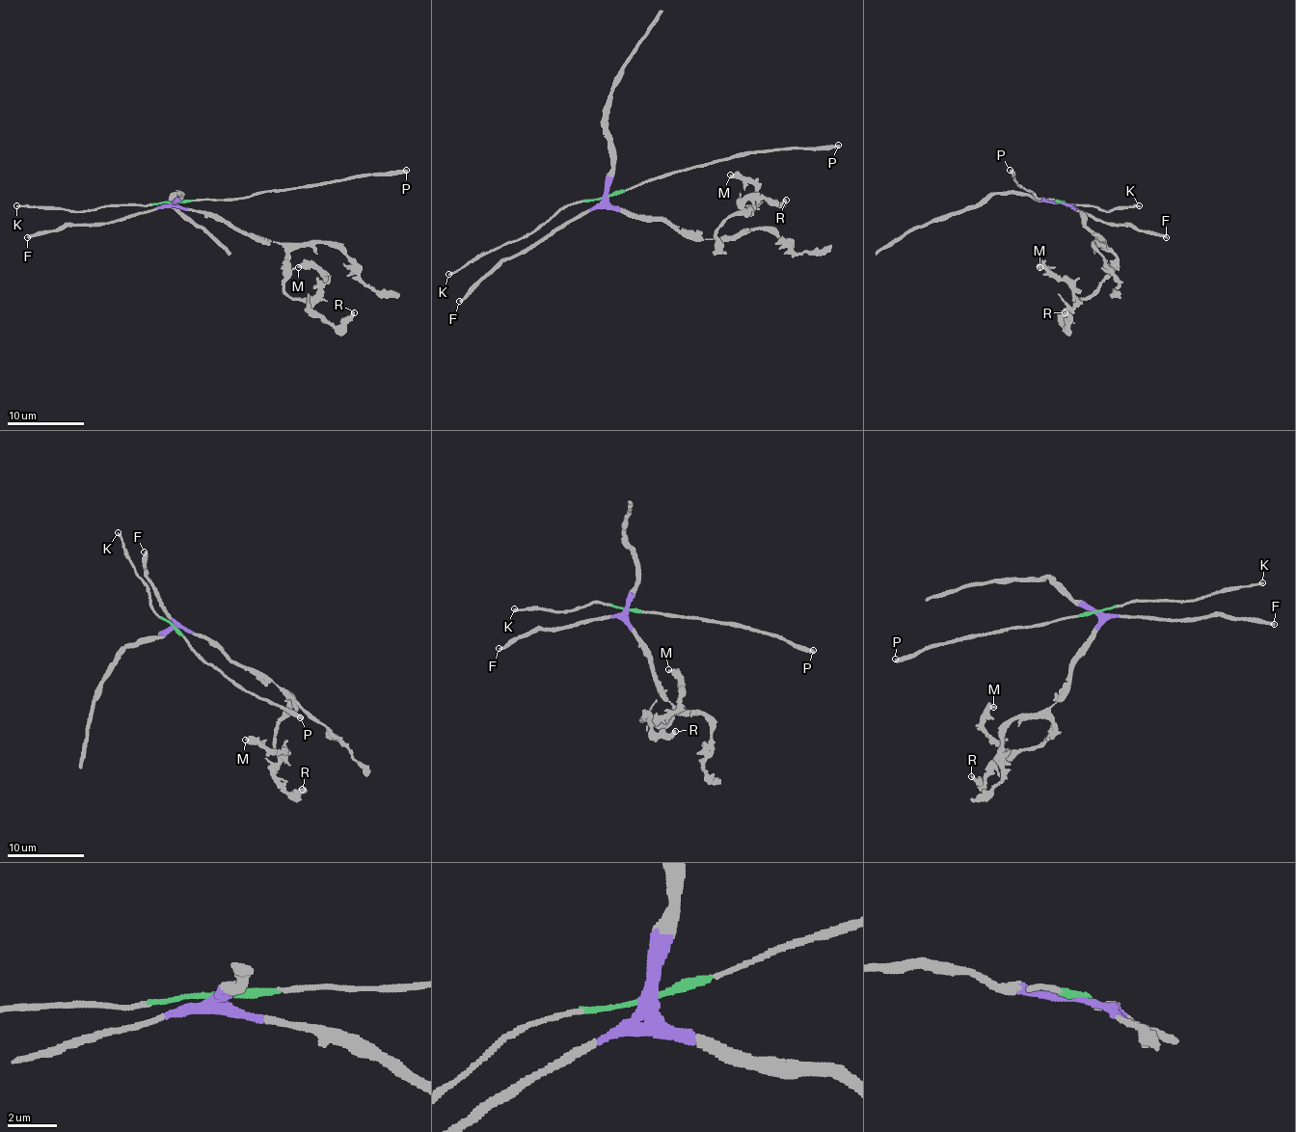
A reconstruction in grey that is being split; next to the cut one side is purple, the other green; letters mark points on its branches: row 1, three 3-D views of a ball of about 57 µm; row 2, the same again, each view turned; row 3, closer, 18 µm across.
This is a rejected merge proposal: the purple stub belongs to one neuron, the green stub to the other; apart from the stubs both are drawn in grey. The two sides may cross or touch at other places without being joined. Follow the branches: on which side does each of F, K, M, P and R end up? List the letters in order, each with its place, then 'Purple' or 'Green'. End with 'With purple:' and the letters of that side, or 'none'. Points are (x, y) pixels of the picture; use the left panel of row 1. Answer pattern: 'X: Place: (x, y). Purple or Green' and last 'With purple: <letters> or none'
F: Place: (27, 237). Purple
K: Place: (16, 205). Green
M: Place: (298, 267). Purple
P: Place: (406, 170). Green
R: Place: (354, 312). Purple
With purple: F, M, R

